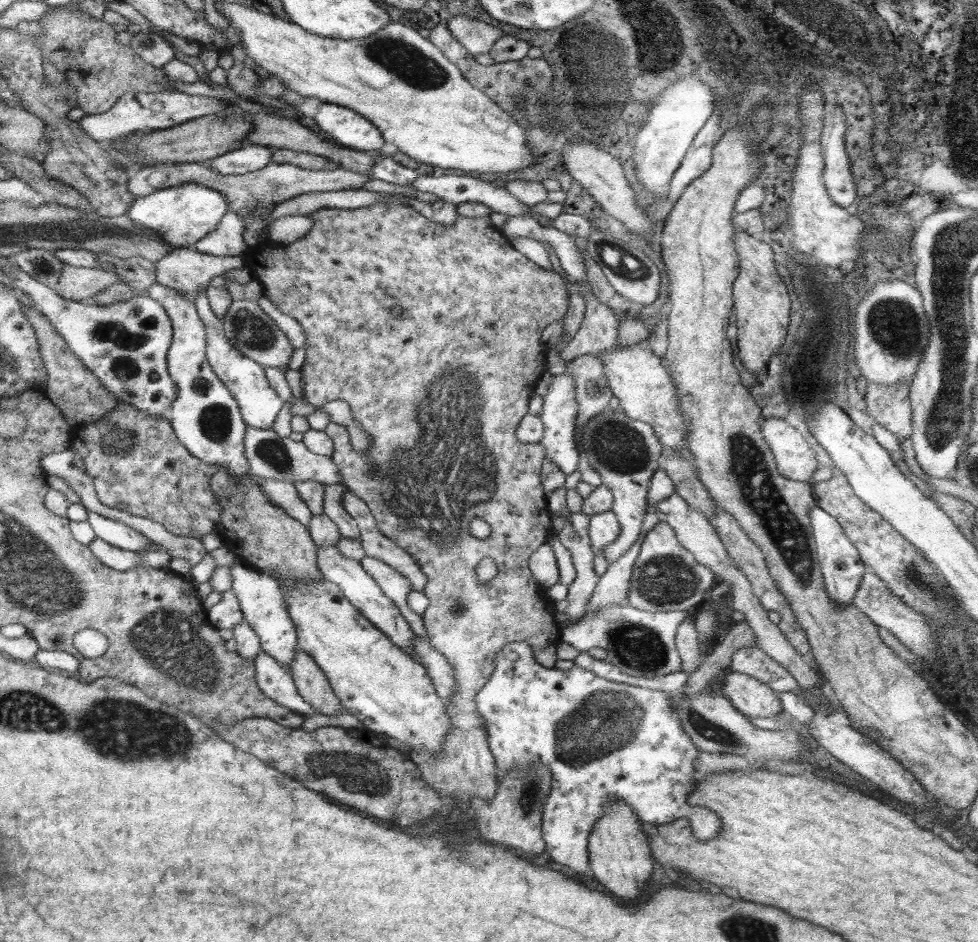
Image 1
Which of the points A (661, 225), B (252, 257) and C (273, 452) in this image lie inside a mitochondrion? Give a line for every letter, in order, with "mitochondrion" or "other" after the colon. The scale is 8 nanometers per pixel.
A: other
B: other
C: mitochondrion

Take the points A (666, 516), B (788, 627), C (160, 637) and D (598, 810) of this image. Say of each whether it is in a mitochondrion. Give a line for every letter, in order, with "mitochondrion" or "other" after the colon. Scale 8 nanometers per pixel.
A: other
B: other
C: mitochondrion
D: other

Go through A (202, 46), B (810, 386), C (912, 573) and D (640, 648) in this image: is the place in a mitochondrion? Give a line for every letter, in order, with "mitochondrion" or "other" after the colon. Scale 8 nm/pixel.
A: other
B: other
C: mitochondrion
D: mitochondrion

